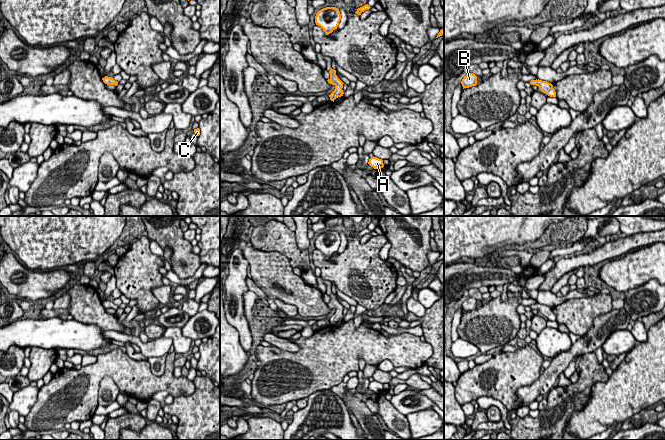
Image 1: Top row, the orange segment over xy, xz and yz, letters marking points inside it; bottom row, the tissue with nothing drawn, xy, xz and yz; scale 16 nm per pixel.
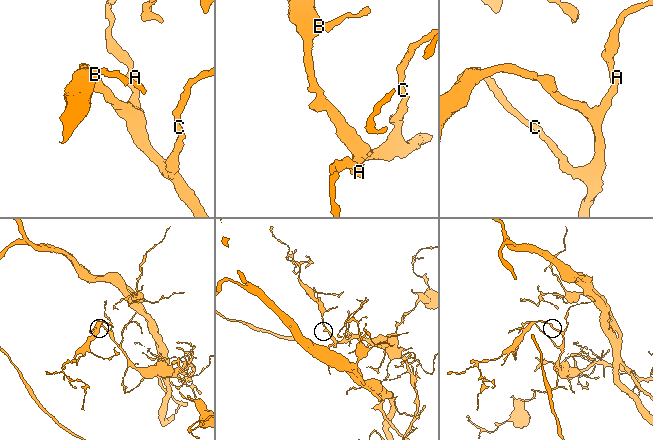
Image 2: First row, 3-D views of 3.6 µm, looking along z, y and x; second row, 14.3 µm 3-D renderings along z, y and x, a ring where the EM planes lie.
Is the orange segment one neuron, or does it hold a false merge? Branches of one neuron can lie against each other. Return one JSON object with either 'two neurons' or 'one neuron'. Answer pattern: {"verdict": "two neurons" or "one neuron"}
{"verdict": "one neuron"}

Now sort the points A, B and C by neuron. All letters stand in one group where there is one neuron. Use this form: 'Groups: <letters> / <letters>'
Groups: A B C

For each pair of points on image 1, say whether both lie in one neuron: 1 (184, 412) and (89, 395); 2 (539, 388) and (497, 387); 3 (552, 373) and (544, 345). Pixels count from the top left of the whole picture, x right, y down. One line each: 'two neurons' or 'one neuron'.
1: two neurons
2: two neurons
3: two neurons

